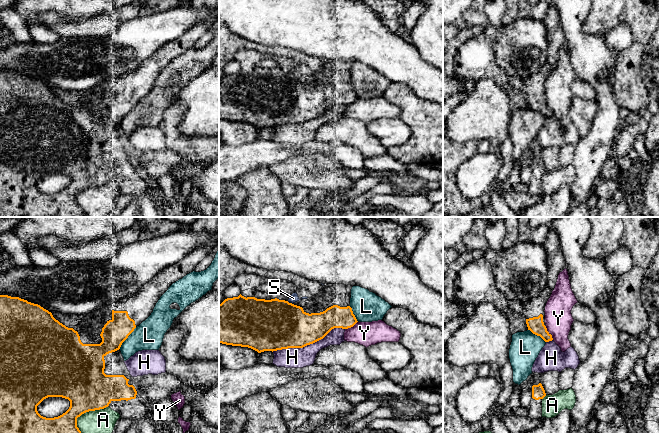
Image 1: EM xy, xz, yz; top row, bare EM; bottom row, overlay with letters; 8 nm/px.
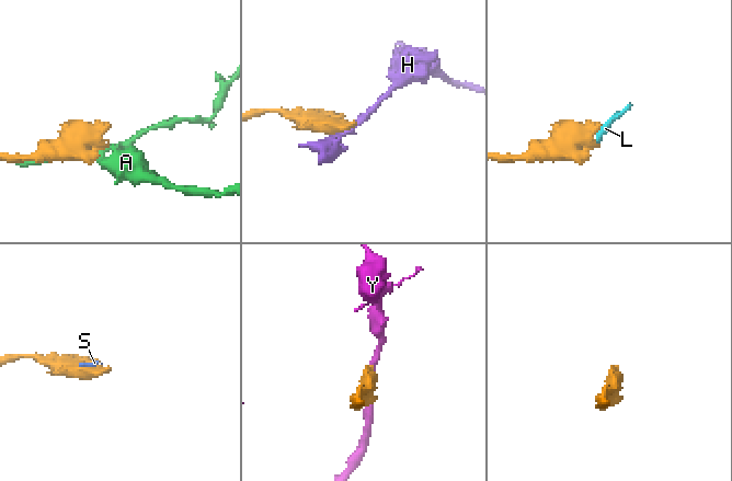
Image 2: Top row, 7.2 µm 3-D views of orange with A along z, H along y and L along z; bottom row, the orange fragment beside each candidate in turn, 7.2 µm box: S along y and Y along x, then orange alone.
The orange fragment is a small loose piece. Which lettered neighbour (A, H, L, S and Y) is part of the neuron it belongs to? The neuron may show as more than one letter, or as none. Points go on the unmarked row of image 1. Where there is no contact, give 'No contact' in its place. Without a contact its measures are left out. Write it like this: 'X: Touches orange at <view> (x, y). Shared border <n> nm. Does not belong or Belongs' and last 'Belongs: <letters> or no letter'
A: Touches orange at xy (82, 189). Shared border 320 nm. Does not belong
H: Touches orange at xz (308, 120). Shared border 600 nm. Does not belong
L: Touches orange at xy (127, 113). Shared border 220 nm. Does not belong
S: Touches orange at xz (290, 79). Shared border 60 nm. Does not belong
Y: Touches orange at yz (548, 109). Shared border 130 nm. Does not belong
Belongs: no letter

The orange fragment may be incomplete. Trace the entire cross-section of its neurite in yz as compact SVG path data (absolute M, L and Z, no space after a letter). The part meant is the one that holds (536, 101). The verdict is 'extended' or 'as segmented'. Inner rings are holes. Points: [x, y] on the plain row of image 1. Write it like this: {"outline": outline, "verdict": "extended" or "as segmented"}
{"outline": "M548 62L537 73L523 79L523 90L526 93L528 106L540 112L545 118L552 117L552 111L547 107L545 100L545 82L552 70Z", "verdict": "extended"}

